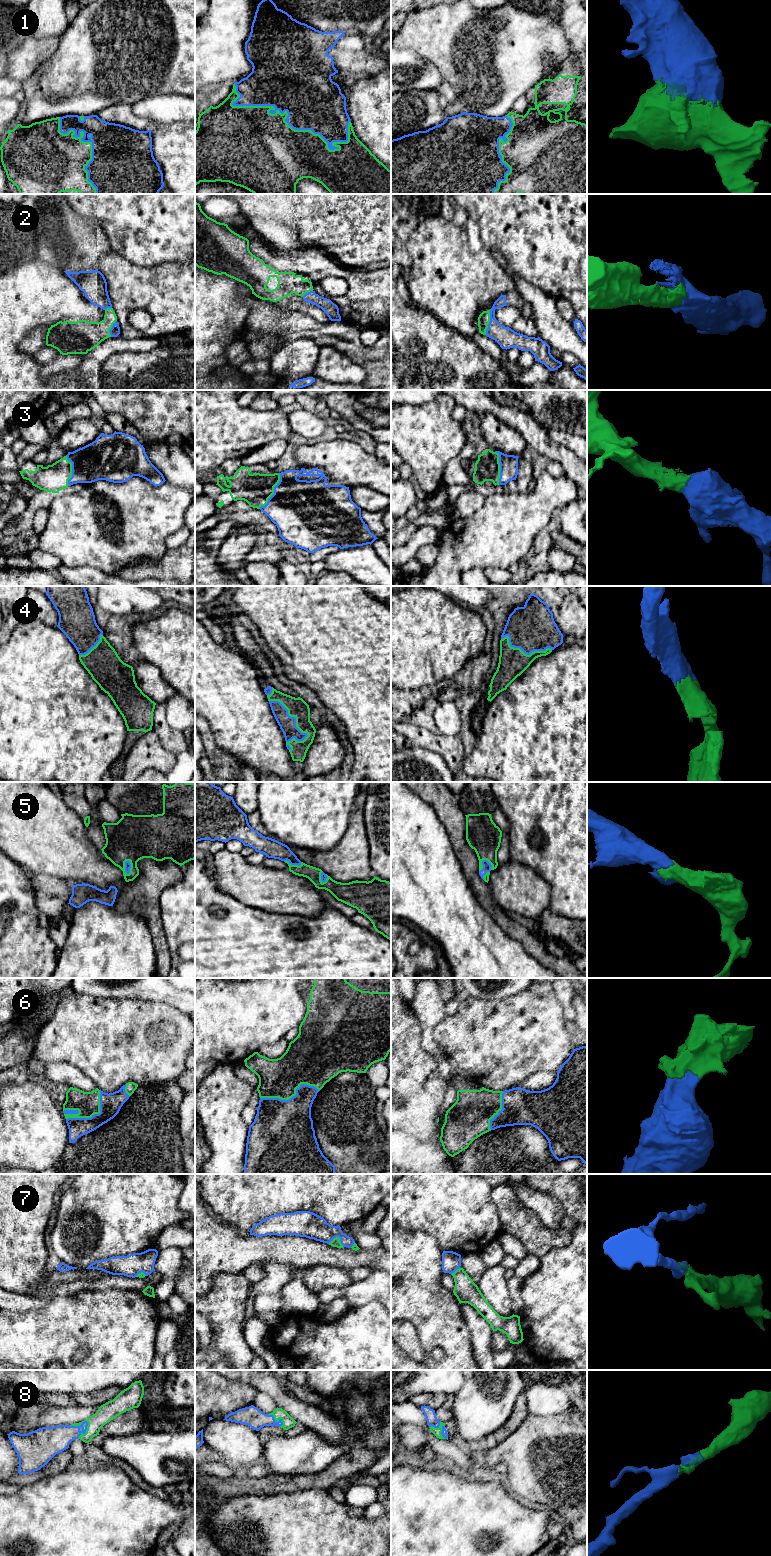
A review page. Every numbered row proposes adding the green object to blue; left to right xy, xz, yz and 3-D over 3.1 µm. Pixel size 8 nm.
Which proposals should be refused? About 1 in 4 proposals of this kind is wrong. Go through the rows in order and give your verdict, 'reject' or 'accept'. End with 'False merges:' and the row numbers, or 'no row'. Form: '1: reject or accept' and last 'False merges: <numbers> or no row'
1: accept
2: accept
3: accept
4: accept
5: accept
6: accept
7: accept
8: accept
False merges: no row

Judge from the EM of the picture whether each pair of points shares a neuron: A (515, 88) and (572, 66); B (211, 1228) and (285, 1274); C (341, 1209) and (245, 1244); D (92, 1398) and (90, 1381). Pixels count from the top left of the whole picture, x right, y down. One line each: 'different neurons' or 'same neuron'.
A: different neurons
B: different neurons
C: different neurons
D: different neurons

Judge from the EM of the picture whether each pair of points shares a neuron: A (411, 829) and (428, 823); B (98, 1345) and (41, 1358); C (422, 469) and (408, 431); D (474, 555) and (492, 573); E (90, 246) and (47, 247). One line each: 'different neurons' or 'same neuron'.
A: same neuron
B: same neuron
C: same neuron
D: different neurons
E: same neuron

